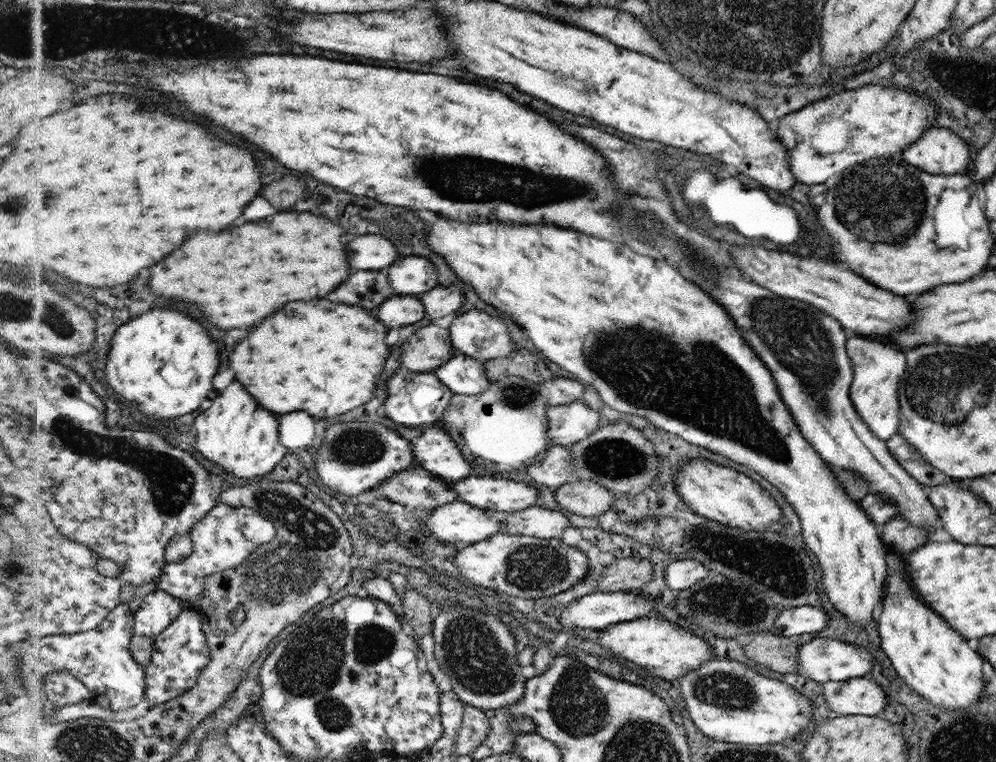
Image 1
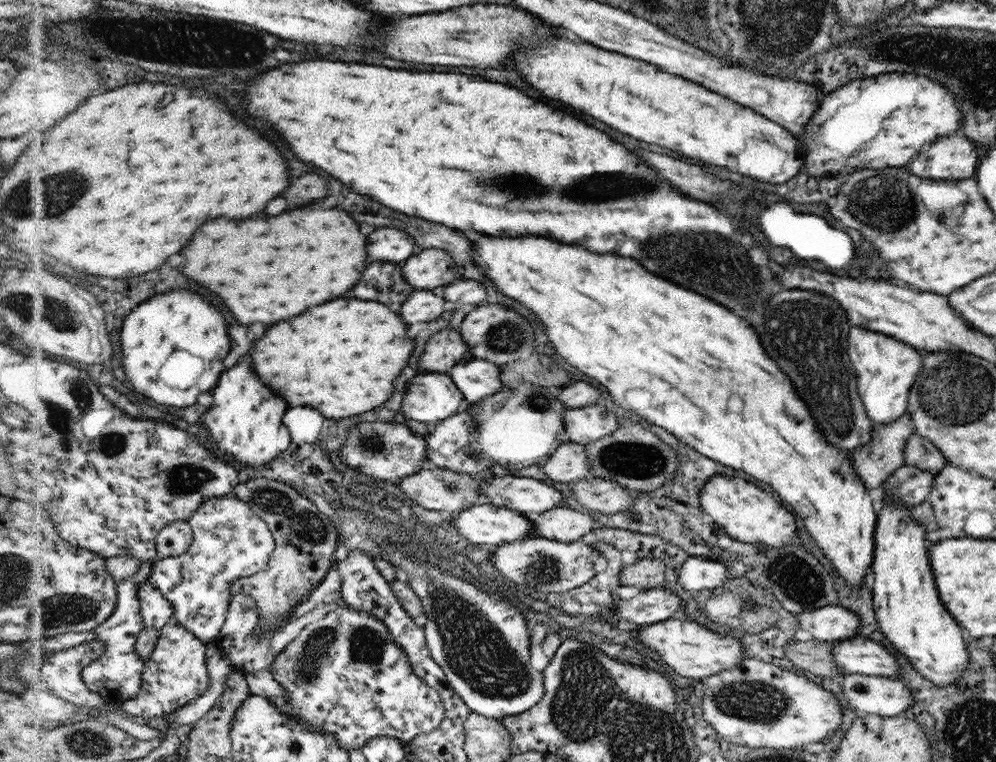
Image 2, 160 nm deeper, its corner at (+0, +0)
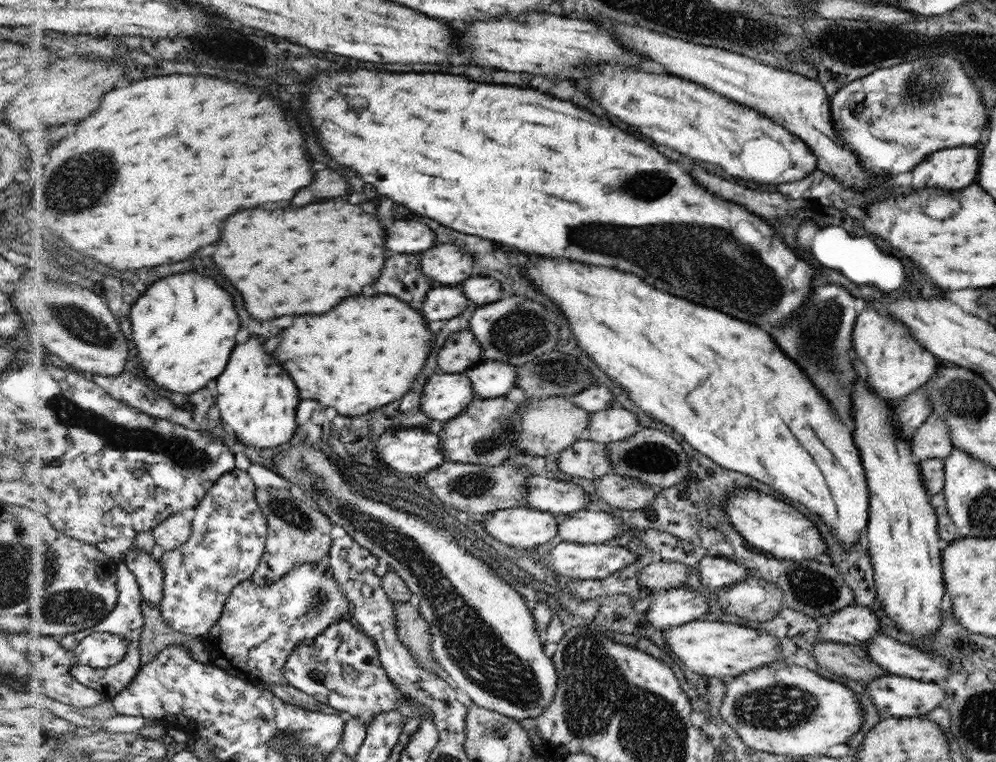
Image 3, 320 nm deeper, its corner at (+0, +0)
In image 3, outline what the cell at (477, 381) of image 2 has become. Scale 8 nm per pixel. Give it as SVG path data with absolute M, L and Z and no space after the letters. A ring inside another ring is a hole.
M495 360L482 361L466 371L480 399L504 397L517 386L517 366Z

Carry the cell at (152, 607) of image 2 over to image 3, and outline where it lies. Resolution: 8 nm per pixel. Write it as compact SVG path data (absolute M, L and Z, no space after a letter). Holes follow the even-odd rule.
M132 549L126 563L139 578L144 600L161 607L165 598L167 572L161 559L154 558L152 553Z

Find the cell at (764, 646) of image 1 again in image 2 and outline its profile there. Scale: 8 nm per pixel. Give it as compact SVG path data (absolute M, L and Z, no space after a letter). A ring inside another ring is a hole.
M811 639L806 642L791 640L785 646L785 657L800 670L823 678L840 679L845 672L837 665L833 650L826 641Z

